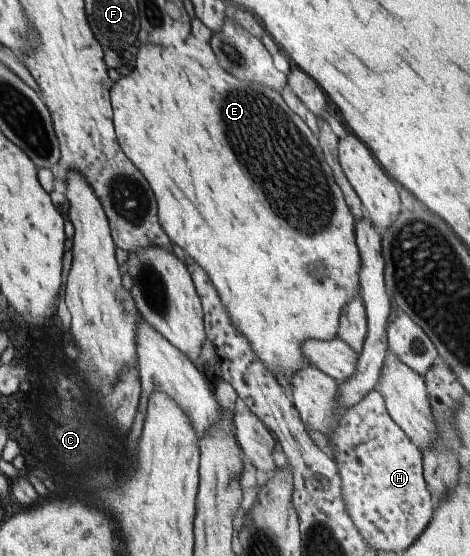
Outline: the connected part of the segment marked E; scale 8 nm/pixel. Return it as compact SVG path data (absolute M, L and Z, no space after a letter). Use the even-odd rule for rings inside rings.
M189 35L185 43L175 47L175 51L171 53L169 49L153 43L141 45L138 49L137 67L129 75L120 75L110 89L114 128L119 145L149 182L158 205L158 220L171 241L177 243L185 255L193 258L206 271L217 288L231 321L251 342L259 359L267 364L275 377L276 373L284 373L290 381L293 374L309 364L300 345L308 339L330 340L337 336L343 307L359 296L362 259L356 244L356 219L335 181L331 166L324 159L319 138L309 129L304 119L293 113L277 90L255 82L241 83L236 75L225 71L207 42L197 41Z

